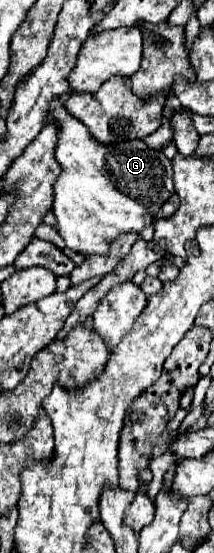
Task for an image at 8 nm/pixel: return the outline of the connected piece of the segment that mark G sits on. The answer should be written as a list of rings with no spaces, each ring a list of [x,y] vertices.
[[[61,98],[49,106],[49,120],[55,122],[59,136],[55,146],[55,158],[61,166],[61,174],[53,184],[53,214],[57,220],[57,232],[71,250],[89,254],[105,254],[109,242],[123,232],[141,232],[147,224],[153,222],[151,210],[159,210],[175,192],[173,188],[173,168],[171,160],[163,152],[149,148],[143,140],[101,144],[97,142],[83,122],[73,118]]]

